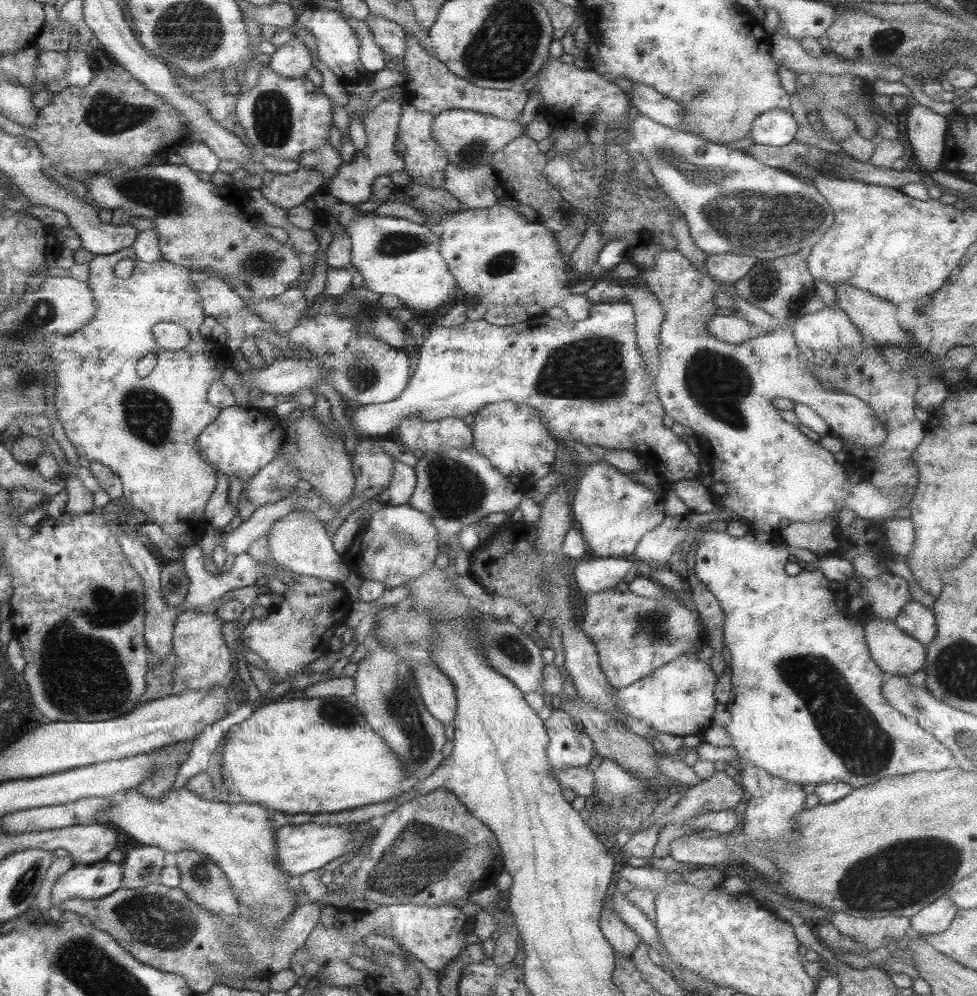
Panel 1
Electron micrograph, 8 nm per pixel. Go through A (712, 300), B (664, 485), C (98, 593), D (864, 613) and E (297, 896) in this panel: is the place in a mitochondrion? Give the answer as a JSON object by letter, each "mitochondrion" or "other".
{"A":"other","B":"other","C":"mitochondrion","D":"other","E":"other"}

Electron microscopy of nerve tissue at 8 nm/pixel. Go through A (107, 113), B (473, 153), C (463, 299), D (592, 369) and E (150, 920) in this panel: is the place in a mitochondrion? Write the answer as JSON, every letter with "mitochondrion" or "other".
{"A":"mitochondrion","B":"mitochondrion","C":"other","D":"mitochondrion","E":"mitochondrion"}

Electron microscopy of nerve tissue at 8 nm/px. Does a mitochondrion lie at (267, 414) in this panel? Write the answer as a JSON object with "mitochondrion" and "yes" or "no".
{"mitochondrion":"no"}

